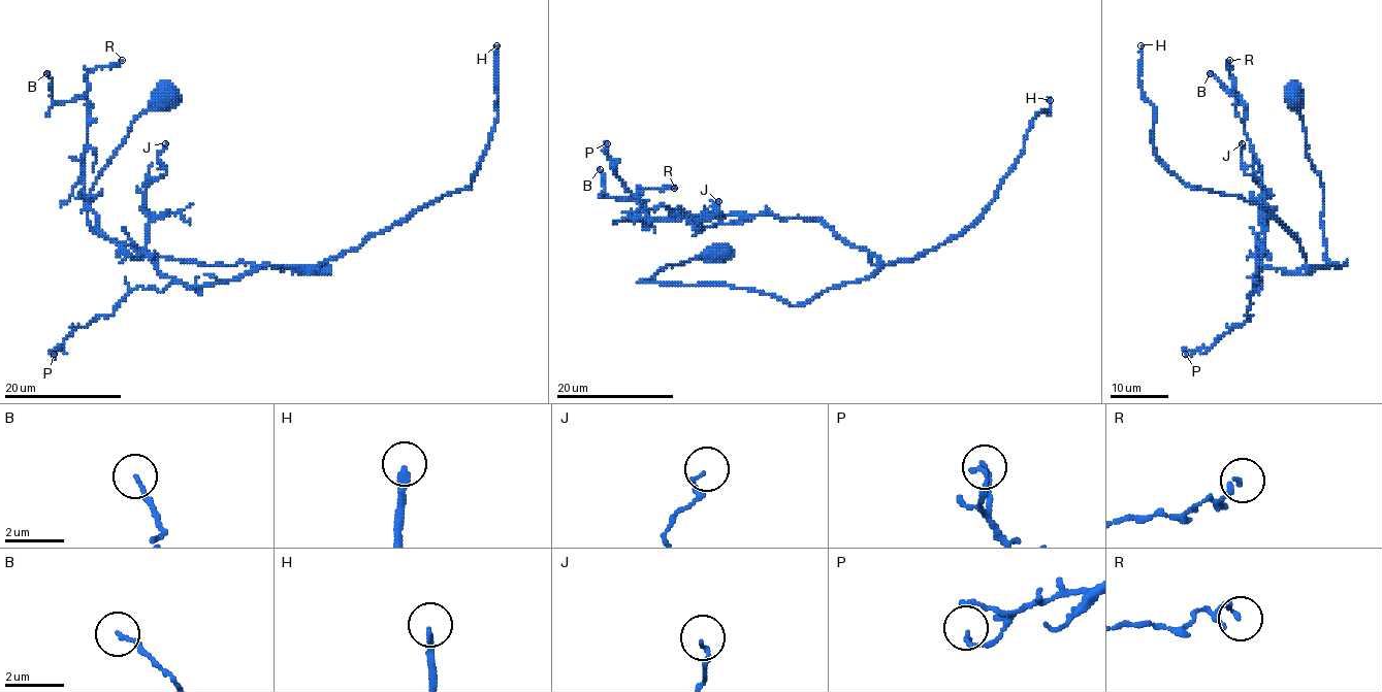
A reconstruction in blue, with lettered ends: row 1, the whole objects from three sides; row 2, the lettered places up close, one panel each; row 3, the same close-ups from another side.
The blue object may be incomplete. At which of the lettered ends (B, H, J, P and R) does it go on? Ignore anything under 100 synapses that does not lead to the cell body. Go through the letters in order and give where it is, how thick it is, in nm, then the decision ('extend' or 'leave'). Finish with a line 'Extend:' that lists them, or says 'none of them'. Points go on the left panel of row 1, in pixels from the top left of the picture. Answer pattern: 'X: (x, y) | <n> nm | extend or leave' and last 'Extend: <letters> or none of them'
B: (46, 73) | 110 nm | leave
H: (496, 45) | 200 nm | extend
J: (165, 143) | 110 nm | leave
P: (54, 354) | 150 nm | leave
R: (122, 60) | 150 nm | leave
Extend: H

